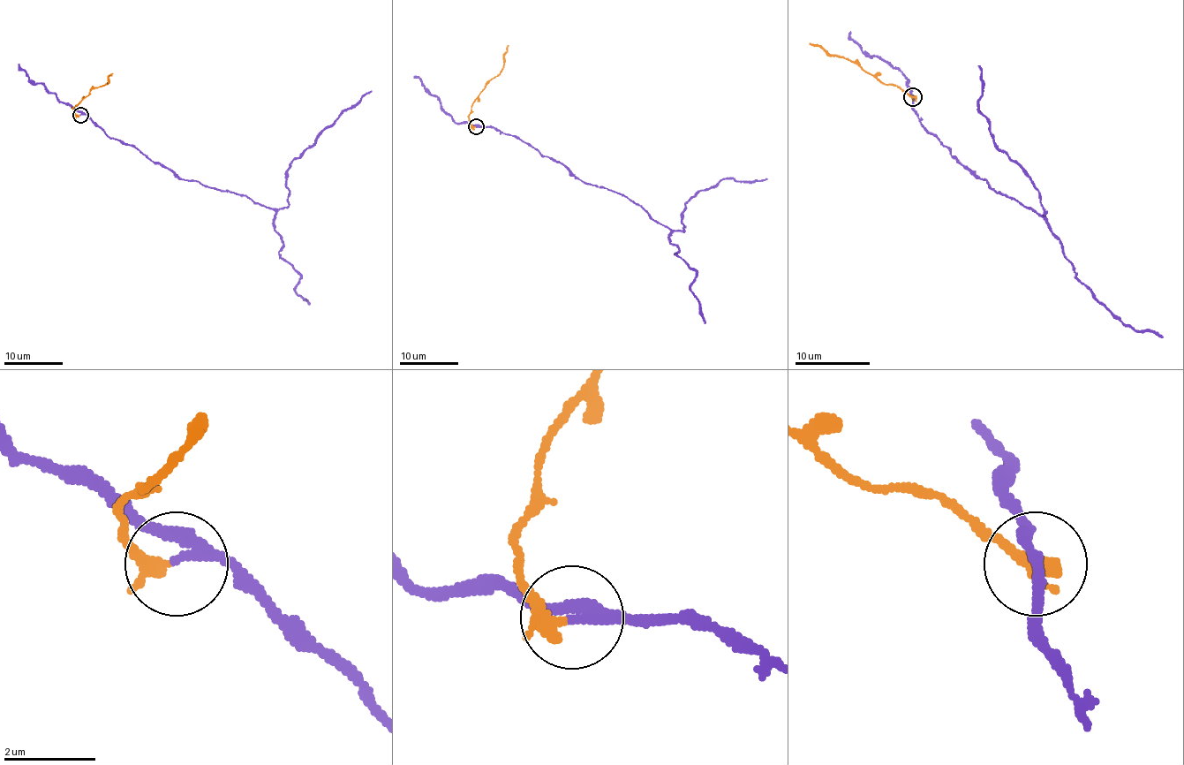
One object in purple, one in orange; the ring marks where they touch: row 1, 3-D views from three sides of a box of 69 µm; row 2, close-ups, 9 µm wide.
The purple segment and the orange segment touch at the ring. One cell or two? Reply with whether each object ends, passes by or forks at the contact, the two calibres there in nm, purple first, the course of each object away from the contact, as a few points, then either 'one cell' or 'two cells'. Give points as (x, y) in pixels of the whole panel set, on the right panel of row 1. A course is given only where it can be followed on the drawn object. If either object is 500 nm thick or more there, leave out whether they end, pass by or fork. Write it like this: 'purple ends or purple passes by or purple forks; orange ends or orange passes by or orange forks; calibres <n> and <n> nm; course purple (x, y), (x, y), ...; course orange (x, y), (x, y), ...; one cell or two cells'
purple passes by; orange passes by; calibres 220 and 240 nm; course purple (912, 96), (921, 124), (959, 162), (1043, 216), (1039, 190), (994, 143), (979, 111), (979, 66); course orange (912, 96), (895, 85), (886, 85), (855, 63), (844, 56), (827, 55), (818, 45), (809, 43); two cells

